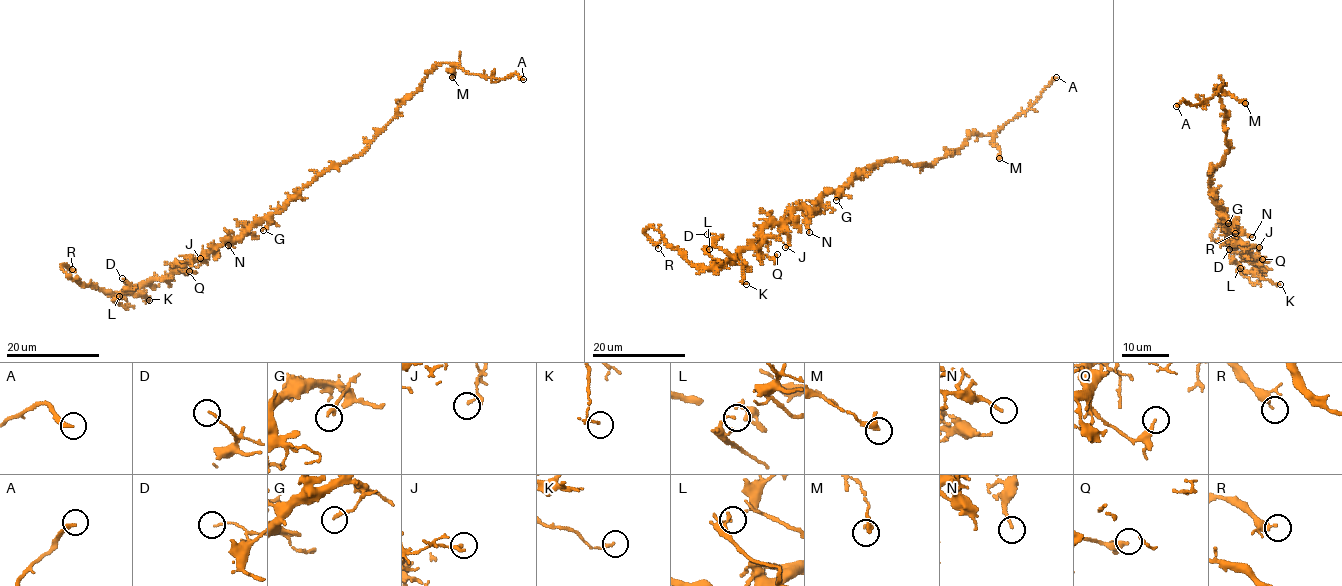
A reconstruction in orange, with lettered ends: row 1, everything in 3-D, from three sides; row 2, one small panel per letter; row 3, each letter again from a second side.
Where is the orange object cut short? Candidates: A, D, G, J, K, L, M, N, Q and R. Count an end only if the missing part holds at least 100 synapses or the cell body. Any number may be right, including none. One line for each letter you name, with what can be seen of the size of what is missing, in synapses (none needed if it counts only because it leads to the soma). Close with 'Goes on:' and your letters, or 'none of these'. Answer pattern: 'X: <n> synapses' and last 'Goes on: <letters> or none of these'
Goes on: A

